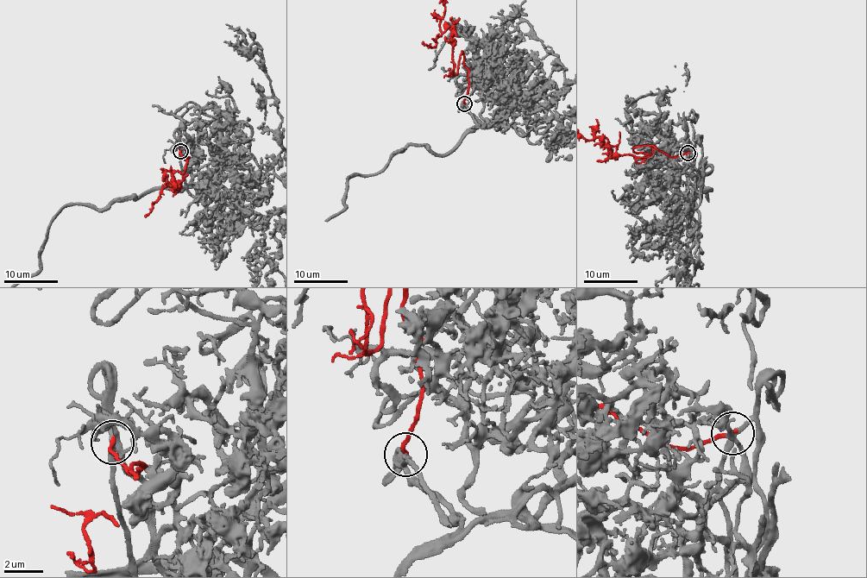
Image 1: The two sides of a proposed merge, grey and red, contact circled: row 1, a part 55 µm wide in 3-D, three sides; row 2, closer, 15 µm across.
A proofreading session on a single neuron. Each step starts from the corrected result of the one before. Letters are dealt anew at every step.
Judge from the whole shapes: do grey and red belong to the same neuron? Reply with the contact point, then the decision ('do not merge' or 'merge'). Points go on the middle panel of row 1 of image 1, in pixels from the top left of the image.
(464, 103) | do not merge

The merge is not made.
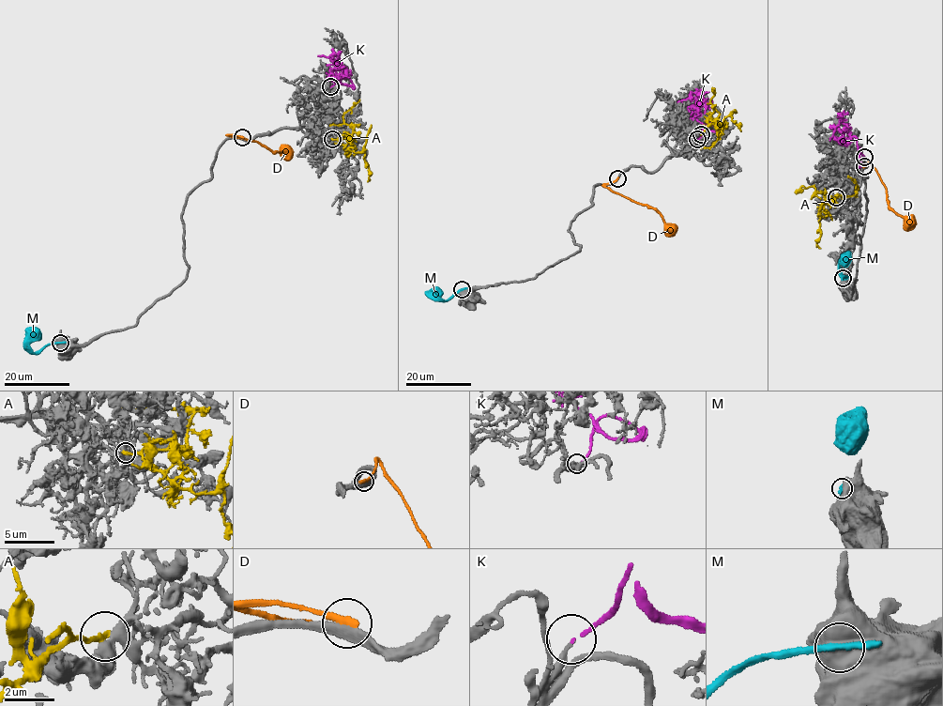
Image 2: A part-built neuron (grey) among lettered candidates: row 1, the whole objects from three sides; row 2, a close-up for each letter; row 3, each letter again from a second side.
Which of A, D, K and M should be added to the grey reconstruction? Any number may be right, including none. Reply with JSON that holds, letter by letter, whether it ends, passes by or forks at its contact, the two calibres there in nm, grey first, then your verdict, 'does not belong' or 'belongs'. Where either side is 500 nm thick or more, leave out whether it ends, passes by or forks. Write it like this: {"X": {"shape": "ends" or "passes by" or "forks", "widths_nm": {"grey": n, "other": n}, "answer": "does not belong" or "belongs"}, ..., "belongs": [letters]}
{"A": {"shape": "ends", "widths_nm": {"grey": 400, "other": 220}, "answer": "does not belong"}, "D": {"shape": "ends", "widths_nm": {"grey": 360, "other": 320}, "answer": "does not belong"}, "K": {"shape": "ends", "widths_nm": {"grey": 190, "other": 110}, "answer": "belongs"}, "M": {"widths_nm": {"grey": 1000, "other": 240}, "answer": "does not belong"}, "belongs": ["K"]}

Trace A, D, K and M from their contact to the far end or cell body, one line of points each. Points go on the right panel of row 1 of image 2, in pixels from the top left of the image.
A: (837, 197), (828, 198), (831, 202), (835, 197), (849, 196), (858, 189), (854, 180), (847, 176)
D: (864, 166), (870, 161), (886, 189), (889, 207), (901, 215), (907, 226), (914, 228)
K: (864, 157), (853, 136), (844, 142), (833, 135), (838, 127), (843, 131), (844, 111)
M: (842, 278), (847, 276), (841, 277), (839, 262), (842, 255), (848, 254)

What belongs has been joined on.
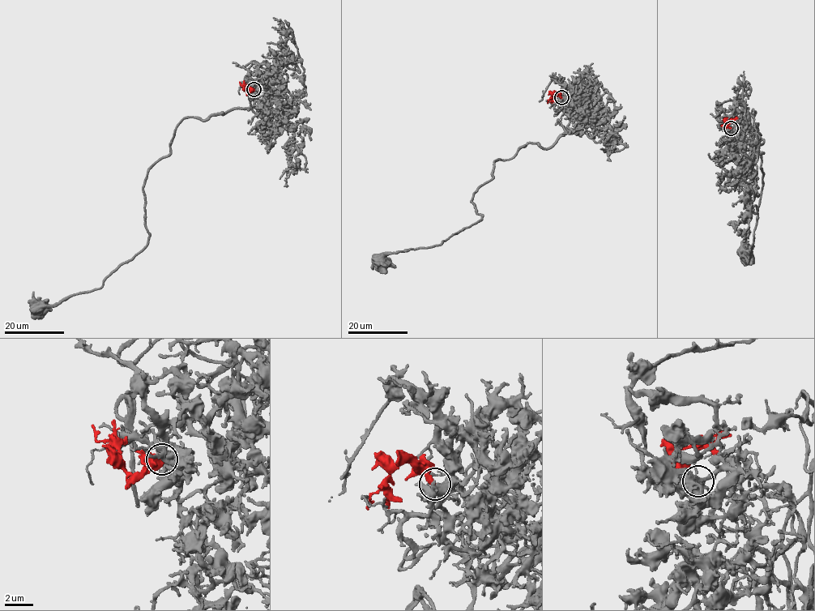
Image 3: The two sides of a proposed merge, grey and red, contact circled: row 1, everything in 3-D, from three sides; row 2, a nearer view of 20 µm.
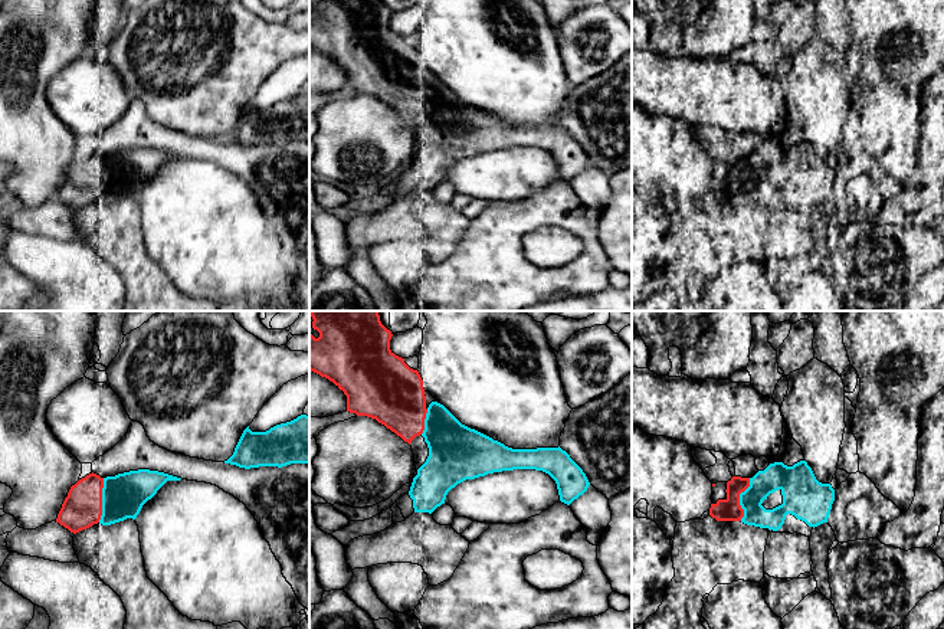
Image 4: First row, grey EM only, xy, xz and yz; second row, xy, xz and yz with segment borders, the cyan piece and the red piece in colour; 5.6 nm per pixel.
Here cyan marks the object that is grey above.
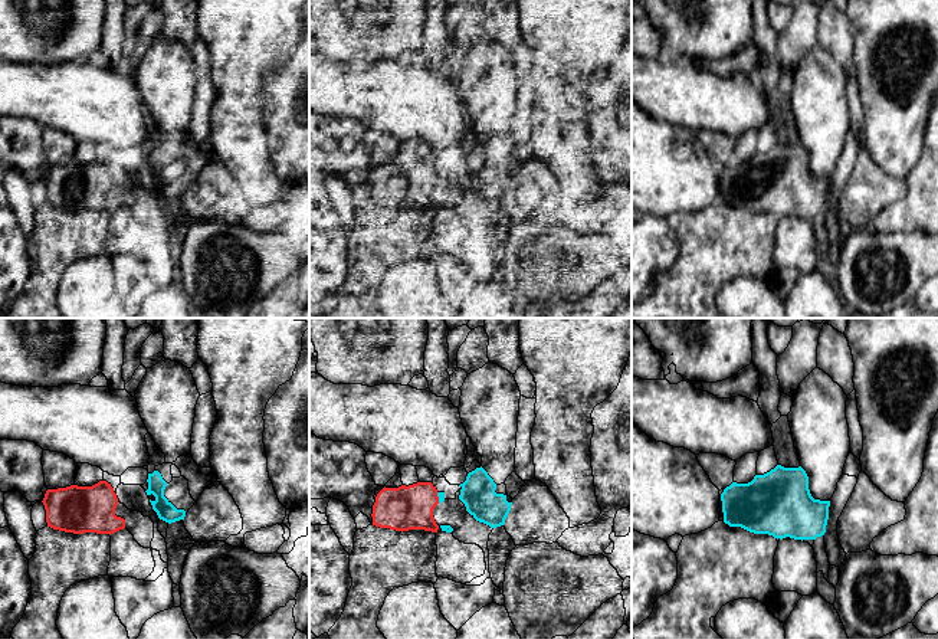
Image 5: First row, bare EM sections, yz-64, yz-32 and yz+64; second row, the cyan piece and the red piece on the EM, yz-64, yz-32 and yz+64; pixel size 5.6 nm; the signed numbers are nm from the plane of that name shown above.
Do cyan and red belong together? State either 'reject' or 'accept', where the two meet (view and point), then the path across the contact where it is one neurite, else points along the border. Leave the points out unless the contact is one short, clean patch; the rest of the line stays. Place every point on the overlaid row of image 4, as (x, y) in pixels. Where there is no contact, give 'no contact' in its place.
accept | xy (102, 500)

